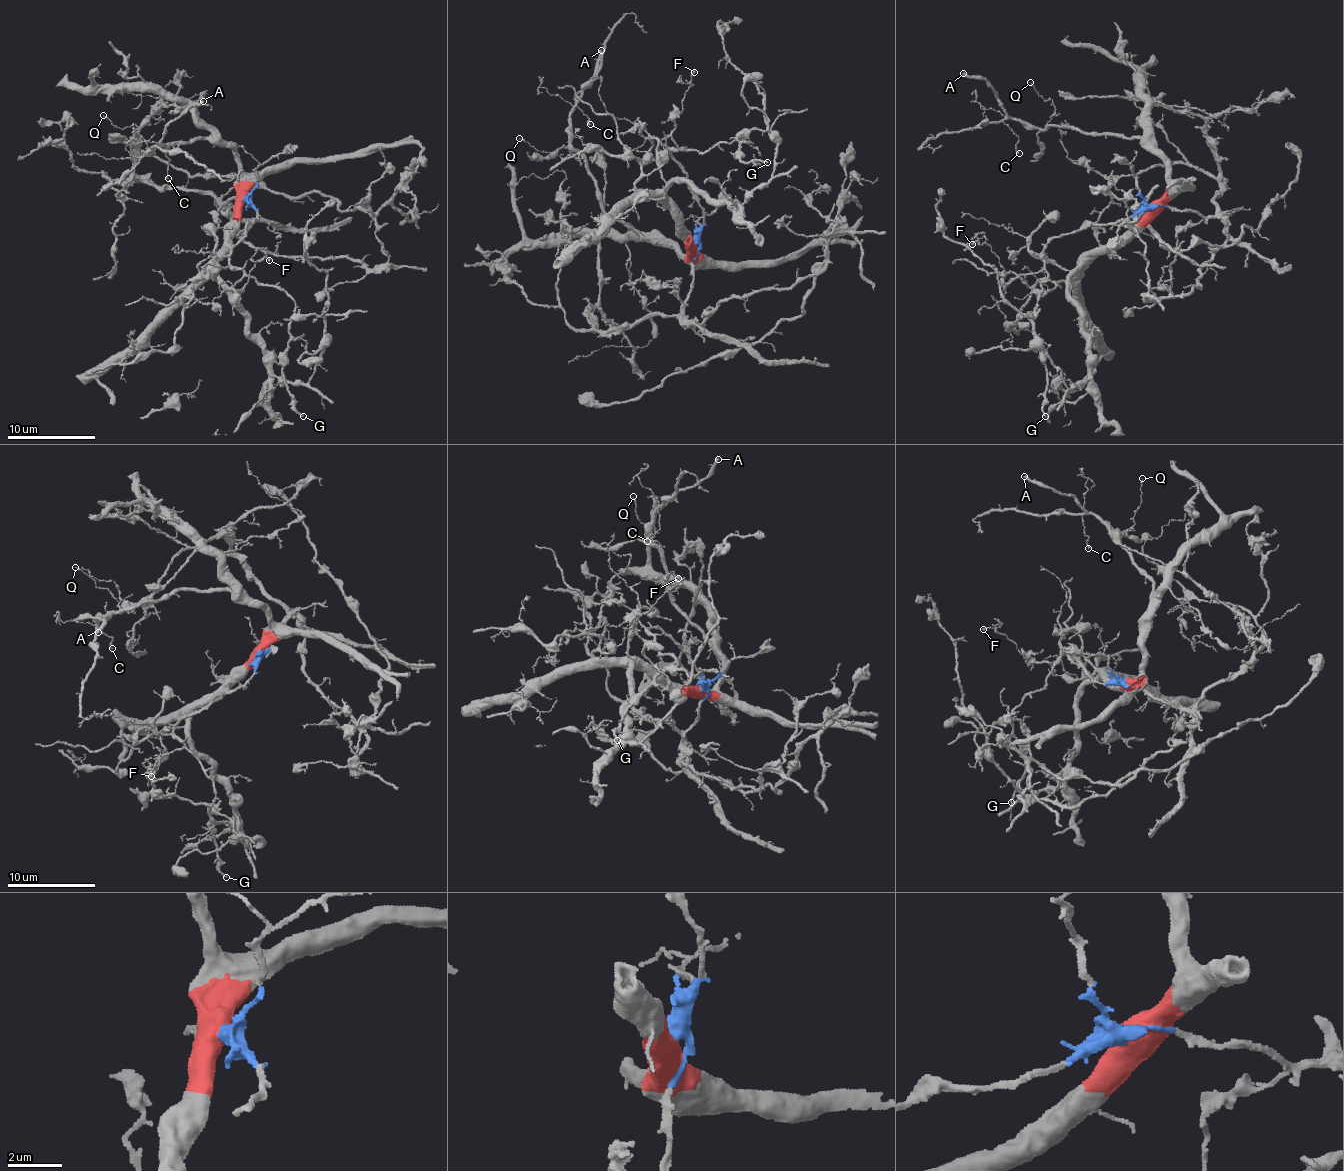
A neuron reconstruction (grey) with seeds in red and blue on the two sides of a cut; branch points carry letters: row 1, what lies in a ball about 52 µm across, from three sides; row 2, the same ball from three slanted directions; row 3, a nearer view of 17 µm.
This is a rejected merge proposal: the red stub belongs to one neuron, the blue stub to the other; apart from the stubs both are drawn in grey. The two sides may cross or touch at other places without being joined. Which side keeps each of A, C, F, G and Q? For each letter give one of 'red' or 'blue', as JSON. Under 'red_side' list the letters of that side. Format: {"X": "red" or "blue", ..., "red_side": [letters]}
{"A": "red", "C": "red", "F": "blue", "G": "blue", "Q": "red", "red_side": ["A", "C", "Q"]}

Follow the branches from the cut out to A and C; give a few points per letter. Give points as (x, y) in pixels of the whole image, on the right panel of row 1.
A: (1148, 206), (1166, 192), (1167, 166), (1143, 138), (1058, 127), (1027, 128), (1010, 118), (983, 78), (963, 73)
C: (1148, 206), (1166, 192), (1167, 166), (1143, 138), (1027, 128), (1006, 118), (1019, 152)

